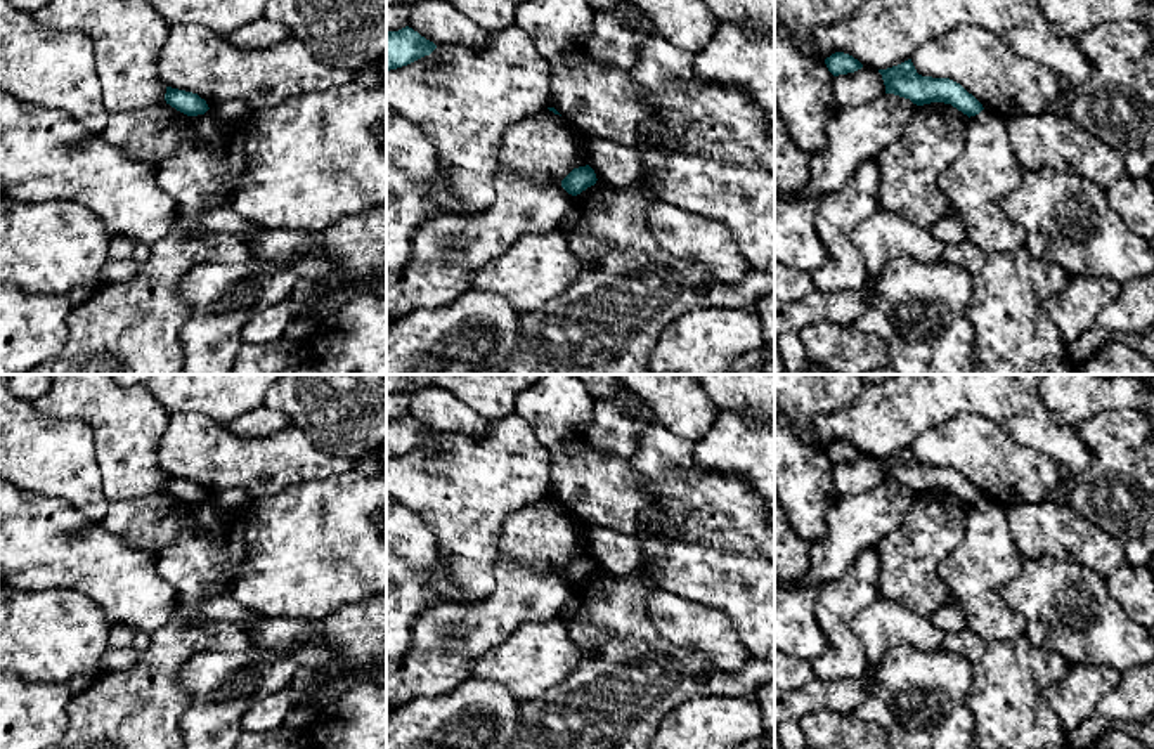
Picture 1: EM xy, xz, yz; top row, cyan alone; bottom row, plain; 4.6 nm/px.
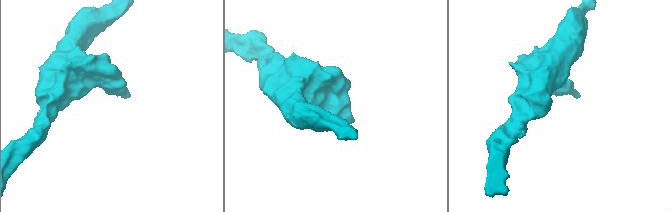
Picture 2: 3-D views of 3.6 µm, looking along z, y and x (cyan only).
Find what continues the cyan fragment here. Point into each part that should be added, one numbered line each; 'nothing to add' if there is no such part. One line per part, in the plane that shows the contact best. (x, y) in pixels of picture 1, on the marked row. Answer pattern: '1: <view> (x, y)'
nothing to add

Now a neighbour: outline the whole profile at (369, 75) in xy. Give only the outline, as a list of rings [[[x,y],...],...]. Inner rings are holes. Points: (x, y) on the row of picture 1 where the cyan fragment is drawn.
[[[381,61],[369,62],[367,66],[360,68],[359,71],[353,71],[352,81],[359,87],[379,87],[383,85],[381,75],[379,75],[379,64]]]

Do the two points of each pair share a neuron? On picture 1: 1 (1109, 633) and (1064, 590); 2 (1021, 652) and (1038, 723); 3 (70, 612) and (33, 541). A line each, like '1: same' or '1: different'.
1: same
2: same
3: different

